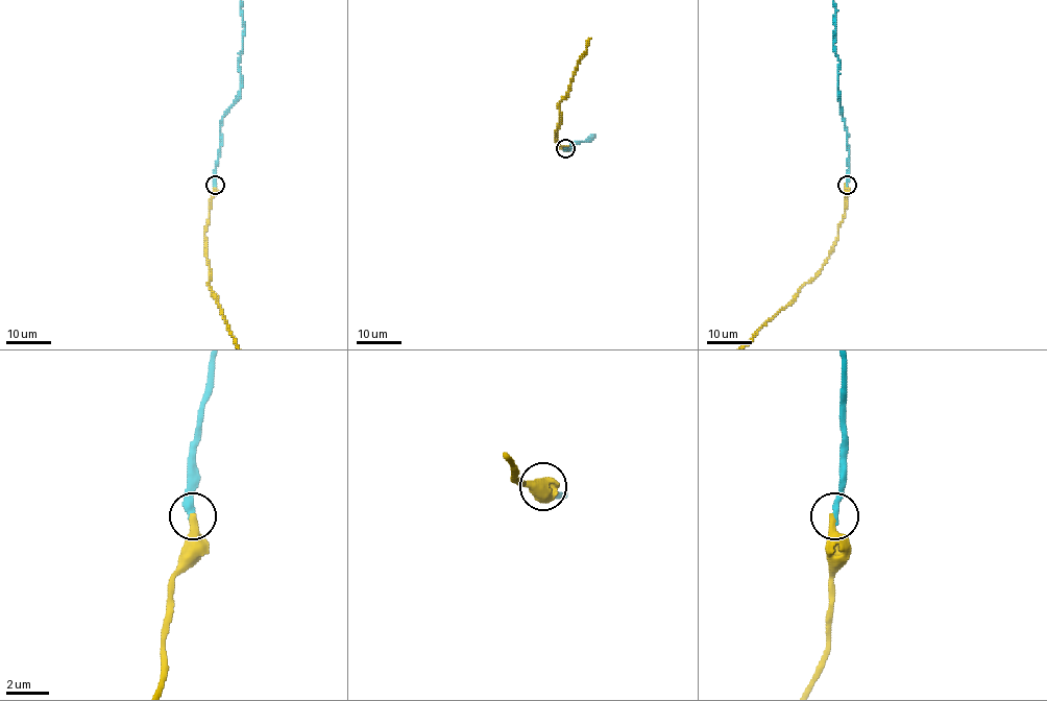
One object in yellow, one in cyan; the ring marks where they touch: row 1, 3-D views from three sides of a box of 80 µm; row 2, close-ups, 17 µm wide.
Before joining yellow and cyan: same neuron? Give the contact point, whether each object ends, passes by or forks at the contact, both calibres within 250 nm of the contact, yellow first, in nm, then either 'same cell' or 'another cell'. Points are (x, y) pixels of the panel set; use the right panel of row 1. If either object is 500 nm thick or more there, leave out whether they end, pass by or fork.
at (847, 185); yellow ends there; cyan ends there; 360 nm thick on the yellow side, 340 nm on the other; another cell

